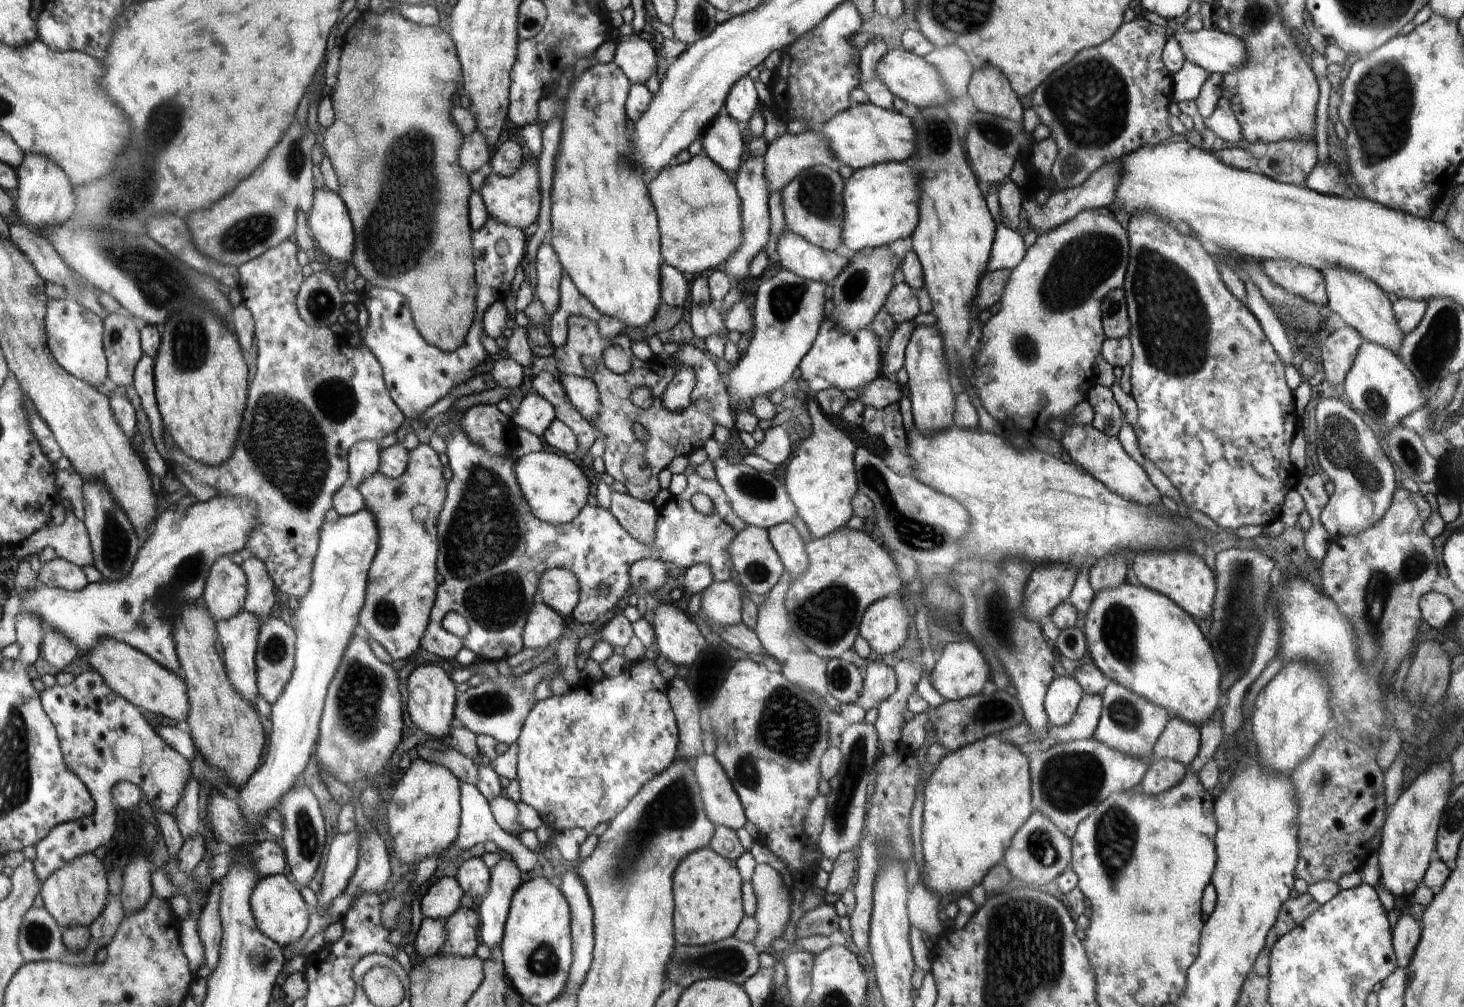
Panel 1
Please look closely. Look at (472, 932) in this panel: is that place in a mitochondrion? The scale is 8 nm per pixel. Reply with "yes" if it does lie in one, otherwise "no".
no

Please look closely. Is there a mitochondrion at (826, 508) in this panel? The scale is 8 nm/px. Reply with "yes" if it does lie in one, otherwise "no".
no

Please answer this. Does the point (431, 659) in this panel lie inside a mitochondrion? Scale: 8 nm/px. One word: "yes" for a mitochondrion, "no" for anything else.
no

